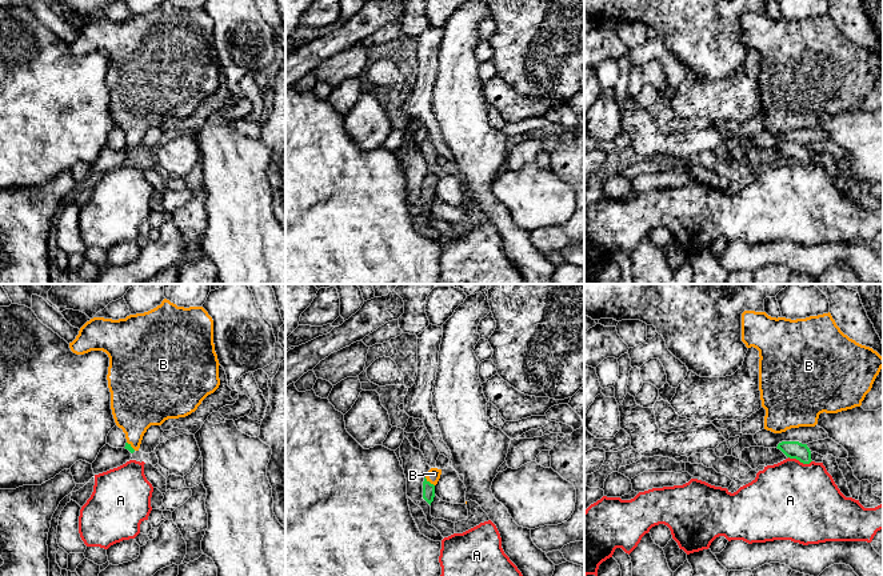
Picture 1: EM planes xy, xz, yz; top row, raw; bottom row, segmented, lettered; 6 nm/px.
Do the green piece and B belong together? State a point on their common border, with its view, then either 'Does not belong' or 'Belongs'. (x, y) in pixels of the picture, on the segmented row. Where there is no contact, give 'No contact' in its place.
Touches green at xz (428, 482). Belongs

